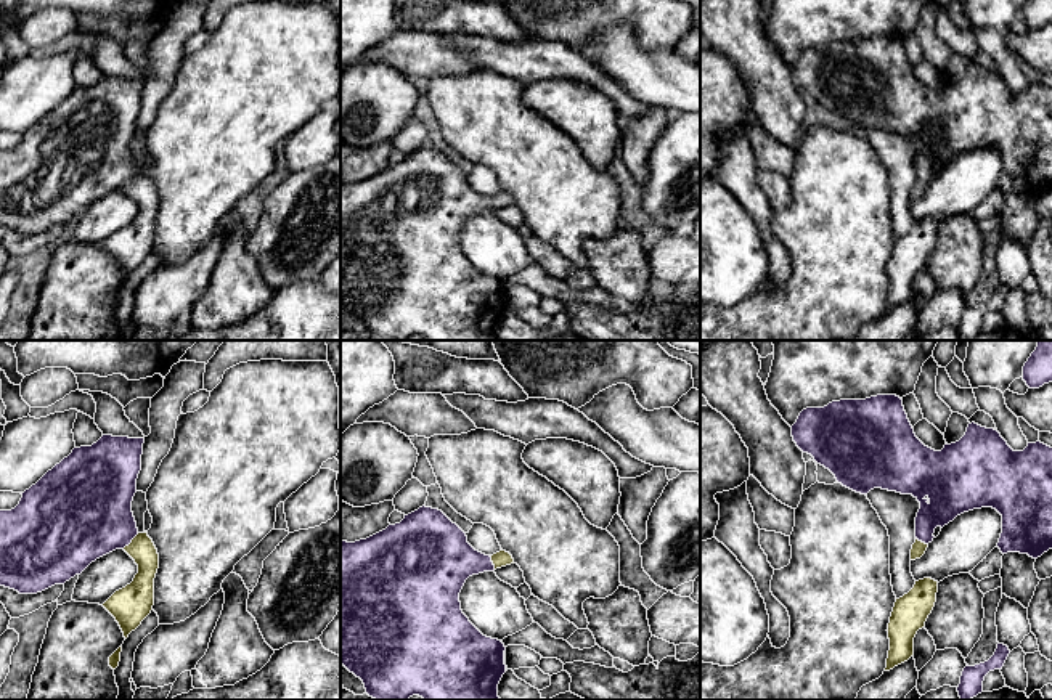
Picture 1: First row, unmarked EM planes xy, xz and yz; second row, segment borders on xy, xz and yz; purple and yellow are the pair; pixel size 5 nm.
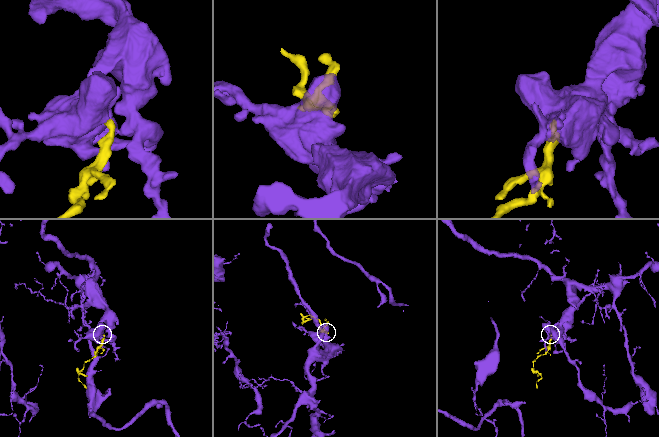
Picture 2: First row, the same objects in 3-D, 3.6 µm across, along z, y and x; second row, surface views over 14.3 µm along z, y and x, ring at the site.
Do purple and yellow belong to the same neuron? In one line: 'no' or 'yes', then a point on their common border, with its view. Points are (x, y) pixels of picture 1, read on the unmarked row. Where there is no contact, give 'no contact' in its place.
yes | xy (130, 182)

